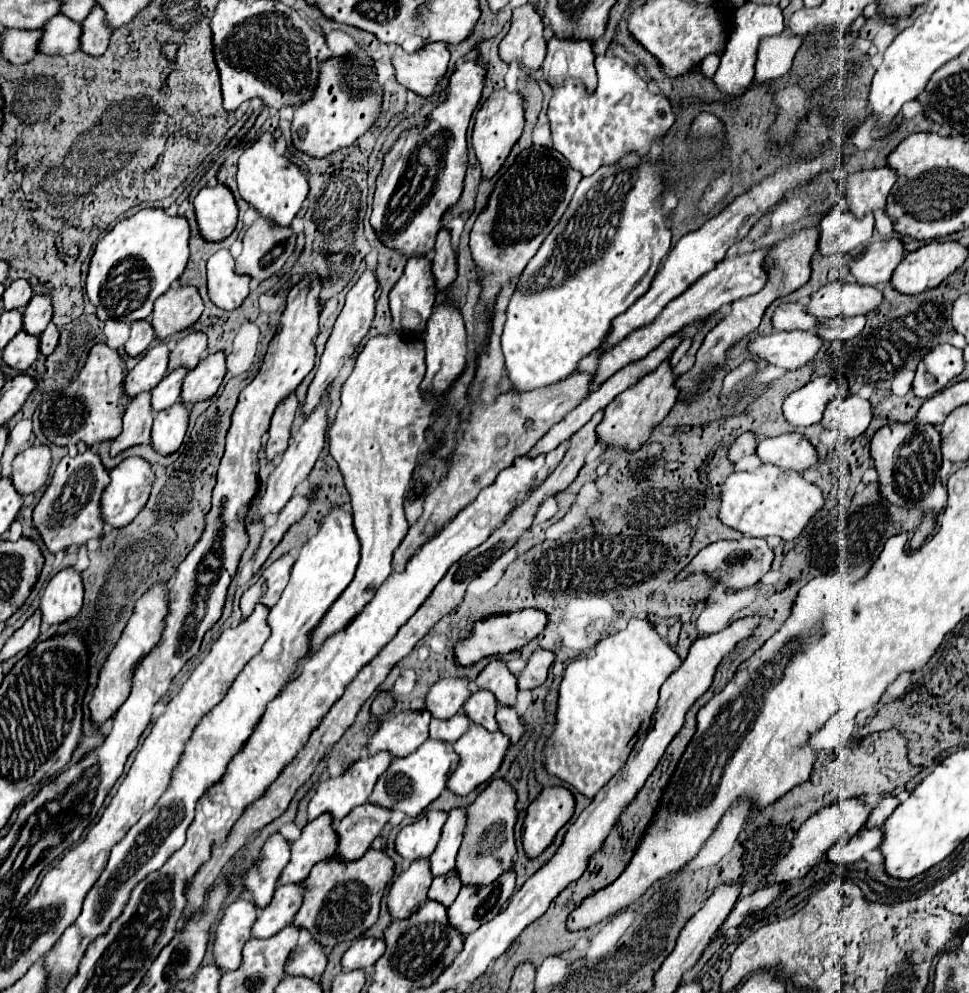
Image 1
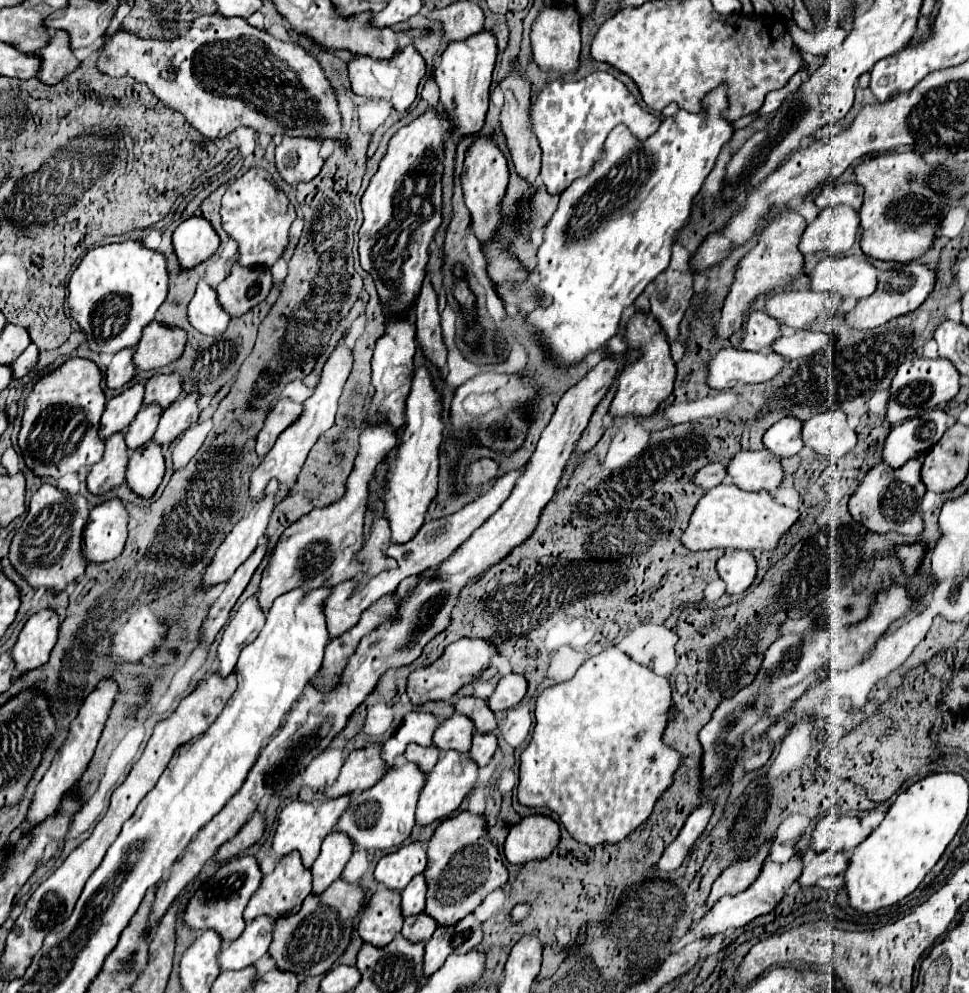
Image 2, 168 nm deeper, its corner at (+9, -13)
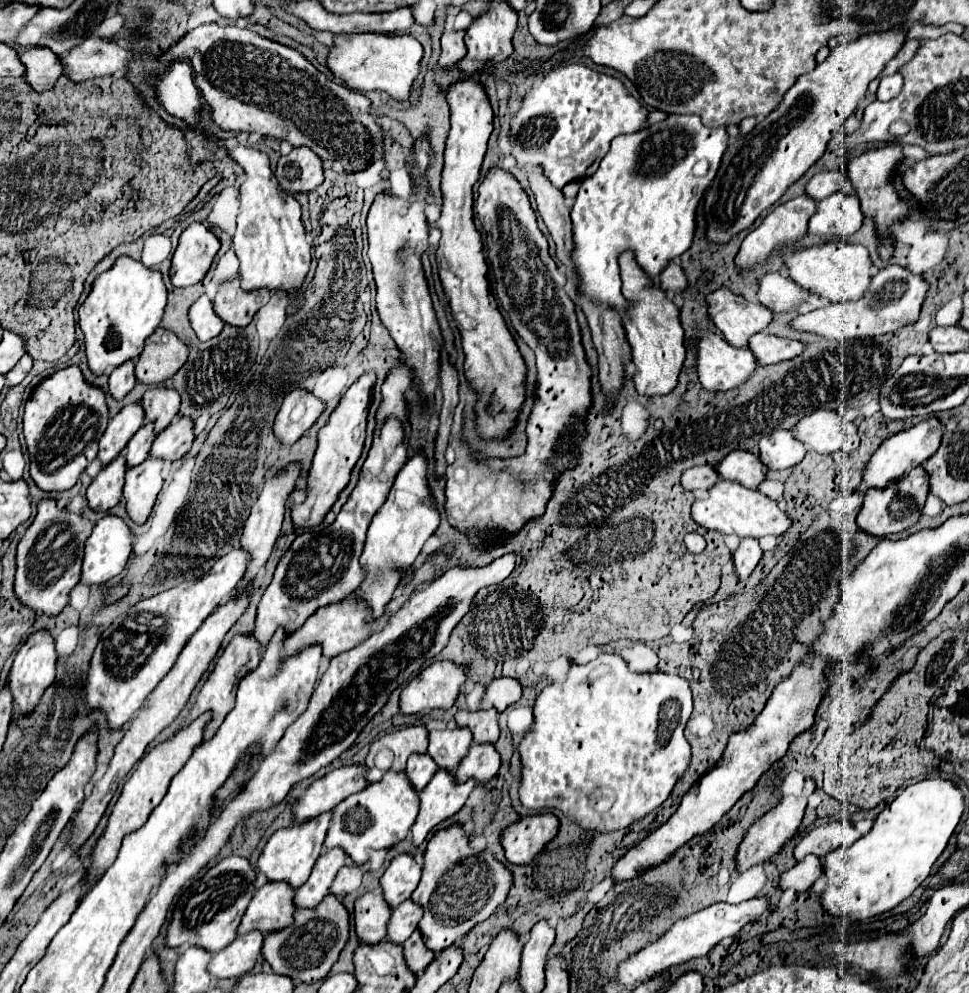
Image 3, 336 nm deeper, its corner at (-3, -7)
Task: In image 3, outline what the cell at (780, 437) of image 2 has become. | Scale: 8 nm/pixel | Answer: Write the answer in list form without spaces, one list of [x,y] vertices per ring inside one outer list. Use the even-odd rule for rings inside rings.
[[[774,431],[760,441],[760,459],[766,469],[788,469],[798,465],[806,455],[804,443],[796,441],[792,431]]]

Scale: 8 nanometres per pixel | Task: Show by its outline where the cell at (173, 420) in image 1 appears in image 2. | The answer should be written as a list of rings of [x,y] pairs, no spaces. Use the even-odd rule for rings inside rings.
[[[150,439],[142,449],[134,449],[126,473],[126,483],[142,497],[152,497],[166,473],[162,445],[154,445],[152,441],[154,439]]]

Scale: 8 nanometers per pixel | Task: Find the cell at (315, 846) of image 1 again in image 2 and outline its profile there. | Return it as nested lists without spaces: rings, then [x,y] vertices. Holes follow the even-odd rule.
[[[290,853],[290,857],[284,857],[280,861],[280,865],[274,869],[272,875],[266,875],[264,877],[260,889],[252,895],[252,899],[246,905],[244,919],[246,921],[252,921],[258,915],[270,915],[270,917],[278,919],[282,915],[288,915],[292,911],[298,911],[300,905],[302,905],[302,901],[306,899],[306,895],[310,895],[310,891],[312,891],[310,881],[312,881],[310,869],[306,869],[302,865],[302,857],[298,857],[298,853]]]

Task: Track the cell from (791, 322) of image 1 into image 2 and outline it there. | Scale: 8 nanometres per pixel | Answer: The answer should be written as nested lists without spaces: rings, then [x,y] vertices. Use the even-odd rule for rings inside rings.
[[[750,311],[746,321],[746,337],[742,339],[740,347],[748,351],[762,351],[764,347],[770,347],[780,335],[782,325],[778,325],[774,317],[764,311]]]

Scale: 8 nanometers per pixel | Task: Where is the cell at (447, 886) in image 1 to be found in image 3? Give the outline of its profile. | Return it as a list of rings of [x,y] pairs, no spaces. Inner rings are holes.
[[[418,929],[402,943],[402,949],[404,949],[406,967],[410,967],[410,971],[414,971],[416,977],[420,977],[434,959],[434,953],[426,949],[422,933]]]

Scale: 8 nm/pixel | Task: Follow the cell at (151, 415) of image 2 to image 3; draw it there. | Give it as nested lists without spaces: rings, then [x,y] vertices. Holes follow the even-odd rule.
[[[144,425],[138,429],[138,433],[130,439],[130,443],[124,449],[124,459],[126,459],[126,467],[136,467],[138,463],[142,463],[148,457],[148,451],[154,443],[154,427]]]

